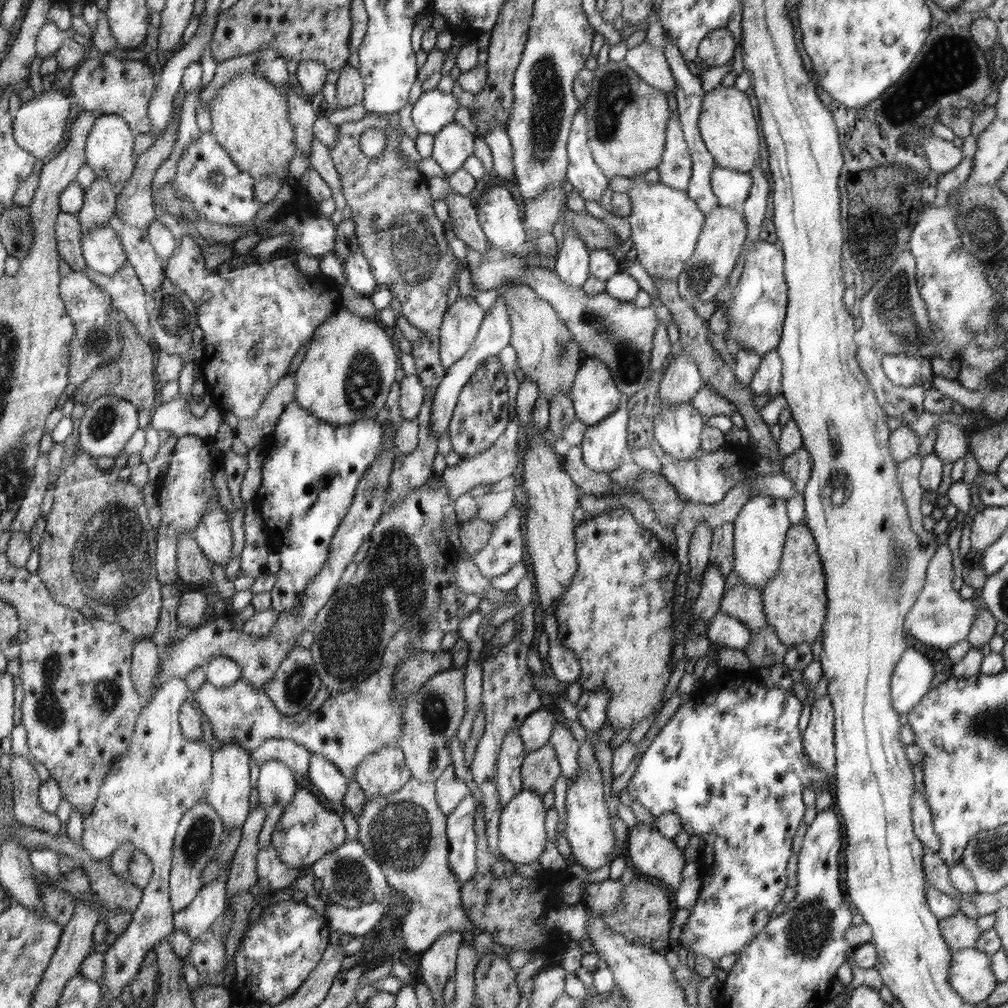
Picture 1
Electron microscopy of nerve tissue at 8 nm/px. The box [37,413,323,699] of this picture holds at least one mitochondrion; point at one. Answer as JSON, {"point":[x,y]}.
{"point":[112,543]}

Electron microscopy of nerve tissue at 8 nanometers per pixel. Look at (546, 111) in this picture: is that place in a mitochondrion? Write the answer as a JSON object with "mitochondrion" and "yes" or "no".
{"mitochondrion":"yes"}

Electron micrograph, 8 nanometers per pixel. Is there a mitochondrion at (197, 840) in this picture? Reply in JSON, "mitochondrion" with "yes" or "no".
{"mitochondrion":"yes"}

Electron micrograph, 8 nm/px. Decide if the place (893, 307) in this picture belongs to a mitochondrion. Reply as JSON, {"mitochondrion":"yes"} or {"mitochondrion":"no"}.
{"mitochondrion":"yes"}

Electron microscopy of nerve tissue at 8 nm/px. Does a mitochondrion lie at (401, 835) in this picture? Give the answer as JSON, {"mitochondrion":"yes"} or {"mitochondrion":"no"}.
{"mitochondrion":"yes"}

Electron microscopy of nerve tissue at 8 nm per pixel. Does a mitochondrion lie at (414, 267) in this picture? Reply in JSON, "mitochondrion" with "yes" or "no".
{"mitochondrion":"yes"}

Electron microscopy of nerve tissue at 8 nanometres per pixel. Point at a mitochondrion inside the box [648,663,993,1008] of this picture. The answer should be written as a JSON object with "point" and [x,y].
{"point":[808,930]}

